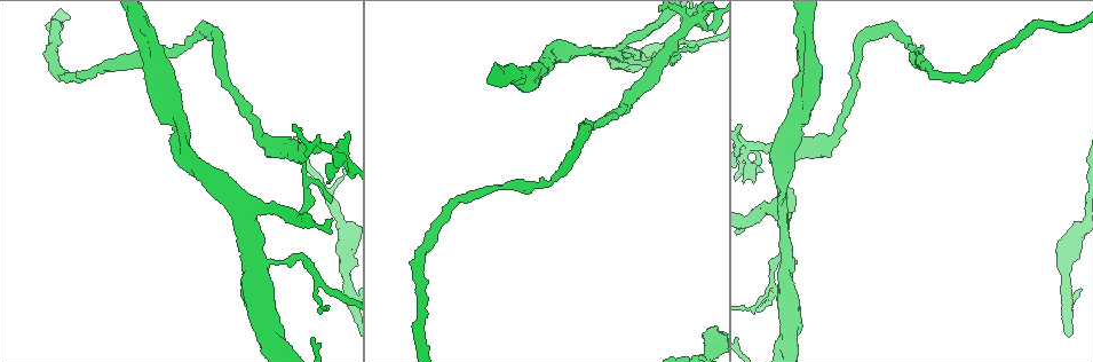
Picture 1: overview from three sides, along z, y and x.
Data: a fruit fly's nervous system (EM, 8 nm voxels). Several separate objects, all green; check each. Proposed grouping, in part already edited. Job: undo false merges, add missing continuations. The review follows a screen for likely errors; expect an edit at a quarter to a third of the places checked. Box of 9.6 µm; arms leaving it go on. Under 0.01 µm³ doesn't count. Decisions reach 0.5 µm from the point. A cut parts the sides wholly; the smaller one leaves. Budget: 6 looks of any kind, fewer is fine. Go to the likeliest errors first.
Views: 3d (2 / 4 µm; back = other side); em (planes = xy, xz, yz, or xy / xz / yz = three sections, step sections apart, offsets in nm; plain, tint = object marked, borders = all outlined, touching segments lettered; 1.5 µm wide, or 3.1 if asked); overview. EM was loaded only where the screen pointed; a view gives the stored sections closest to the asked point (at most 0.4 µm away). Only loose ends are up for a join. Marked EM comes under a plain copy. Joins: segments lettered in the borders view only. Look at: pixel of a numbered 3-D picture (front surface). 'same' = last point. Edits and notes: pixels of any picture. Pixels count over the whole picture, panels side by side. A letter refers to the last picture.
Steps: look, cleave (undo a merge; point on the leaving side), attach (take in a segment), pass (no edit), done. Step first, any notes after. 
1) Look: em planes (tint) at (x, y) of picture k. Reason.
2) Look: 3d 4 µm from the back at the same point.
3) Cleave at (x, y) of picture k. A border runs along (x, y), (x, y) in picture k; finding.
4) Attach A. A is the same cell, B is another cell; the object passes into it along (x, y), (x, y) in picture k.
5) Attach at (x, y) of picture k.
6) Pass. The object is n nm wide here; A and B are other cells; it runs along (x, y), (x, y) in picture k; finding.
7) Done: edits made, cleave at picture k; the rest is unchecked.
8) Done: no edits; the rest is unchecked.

Look: 3d 4 µm at (231, 214) of picture 1. Branch stops here.

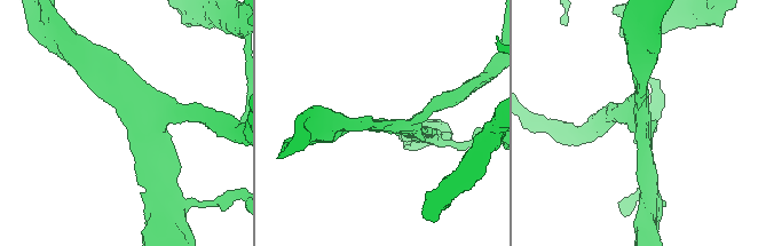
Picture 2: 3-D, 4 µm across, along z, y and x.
Look: em xz step 4 (tint) at (123, 122) of picture 2. Need the tissue.

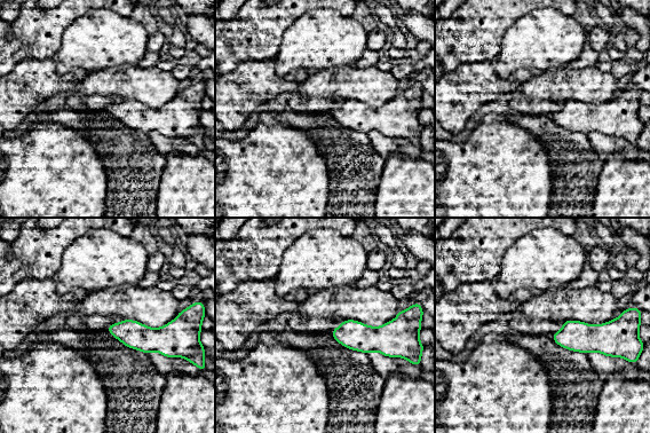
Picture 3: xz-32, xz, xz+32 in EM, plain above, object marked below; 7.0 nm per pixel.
Look: em planes (borders) at the same point.

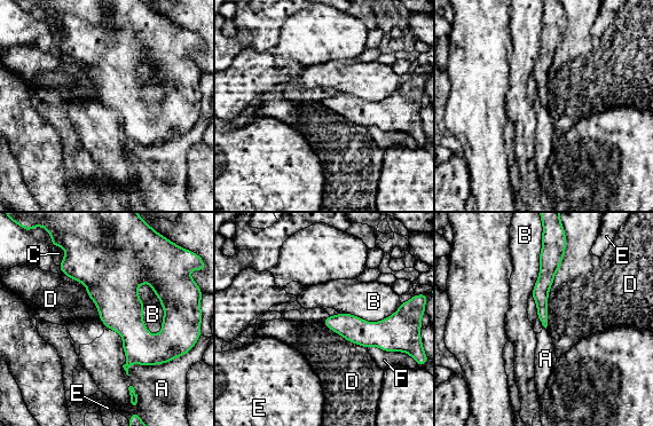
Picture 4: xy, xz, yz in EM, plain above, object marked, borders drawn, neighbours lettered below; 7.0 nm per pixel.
Pass. The longest contact is with D, 600 nm; A, B, C, D, E and F are other cells; it runs along (550, 253), (542, 285), (544, 322) in picture 4; no lettered segment goes on from it.

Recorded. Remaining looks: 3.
Look: em xy step 4 (tint) at (911, 48) of picture 1. Narrows sharply.

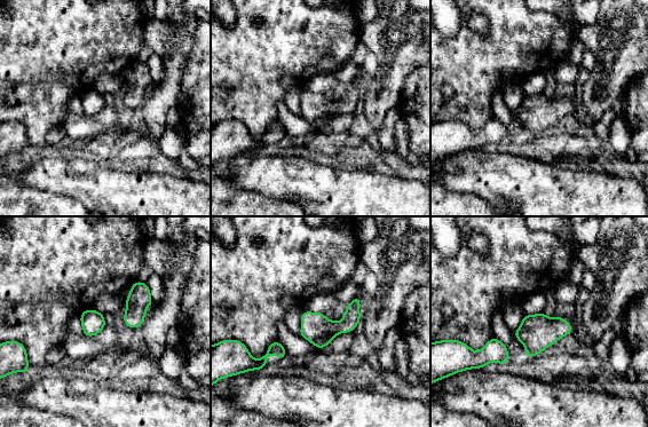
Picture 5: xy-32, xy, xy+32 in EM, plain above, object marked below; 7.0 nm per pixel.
Look: em planes (borders) at the same point.

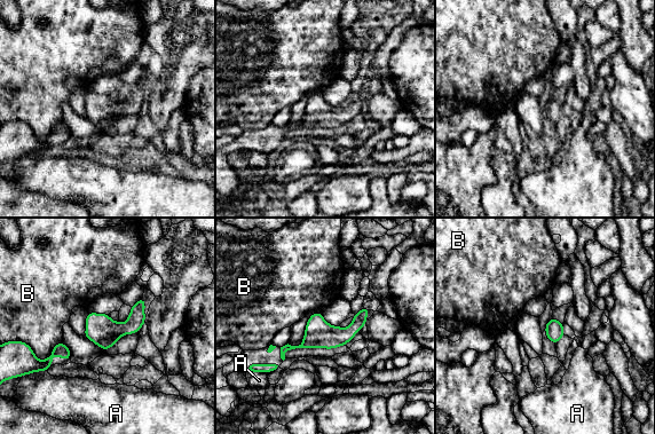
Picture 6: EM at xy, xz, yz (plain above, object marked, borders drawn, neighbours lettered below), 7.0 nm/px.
Pass. The object is 130 nm wide here; A and B are other cells; all the same neuron.

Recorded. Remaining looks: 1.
Done: no edits; the rest is unchecked.

